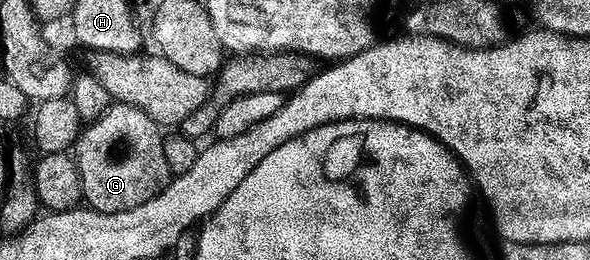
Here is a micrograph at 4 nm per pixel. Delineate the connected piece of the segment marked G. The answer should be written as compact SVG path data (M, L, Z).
M120 103L110 104L107 111L88 122L77 136L75 160L84 204L100 213L118 213L131 211L131 207L139 207L139 203L147 203L147 199L159 195L161 188L168 185L171 180L165 154L165 139L166 134L162 126L156 125L151 115L139 111L139 107Z

